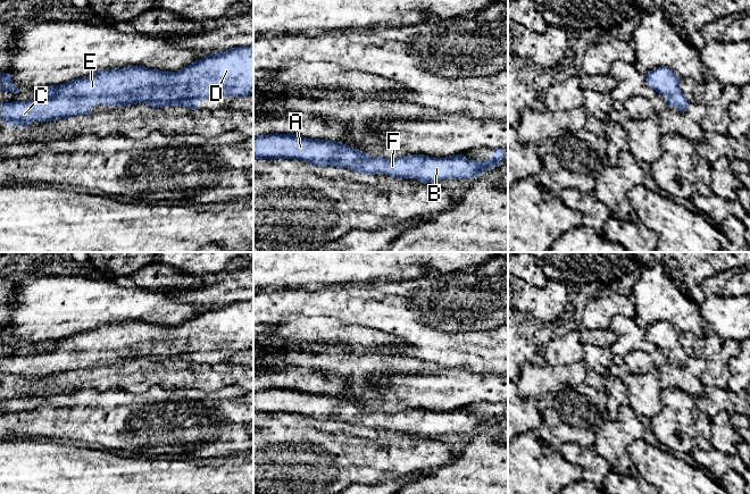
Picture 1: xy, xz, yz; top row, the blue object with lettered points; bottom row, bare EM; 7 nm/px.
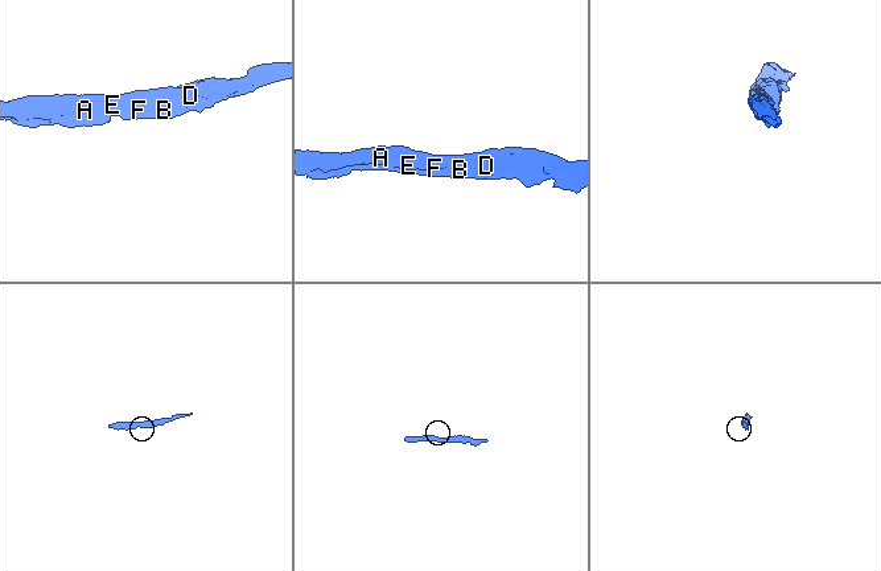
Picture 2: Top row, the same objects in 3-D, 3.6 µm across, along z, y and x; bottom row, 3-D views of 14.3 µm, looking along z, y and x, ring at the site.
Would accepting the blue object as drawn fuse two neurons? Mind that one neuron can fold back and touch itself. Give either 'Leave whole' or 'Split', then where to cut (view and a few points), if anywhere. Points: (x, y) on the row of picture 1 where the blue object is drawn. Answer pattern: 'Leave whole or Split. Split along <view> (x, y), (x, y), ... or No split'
Leave whole. No split

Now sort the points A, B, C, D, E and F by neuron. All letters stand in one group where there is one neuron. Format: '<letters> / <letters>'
A B C D E F

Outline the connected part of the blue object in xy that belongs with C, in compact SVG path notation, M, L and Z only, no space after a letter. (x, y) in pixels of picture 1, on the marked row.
M253 44L209 53L177 72L149 69L144 66L103 69L92 76L50 85L44 90L49 94L40 99L0 102L0 120L8 126L27 127L34 122L91 115L91 108L98 104L124 108L126 104L148 103L153 109L174 106L198 109L200 101L212 97L245 98L253 93Z

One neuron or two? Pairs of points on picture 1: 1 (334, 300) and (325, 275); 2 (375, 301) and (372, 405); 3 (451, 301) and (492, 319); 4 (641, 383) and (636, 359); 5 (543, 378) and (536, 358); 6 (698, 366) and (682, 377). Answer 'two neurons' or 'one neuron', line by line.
1: two neurons
2: two neurons
3: one neuron
4: two neurons
5: two neurons
6: one neuron

